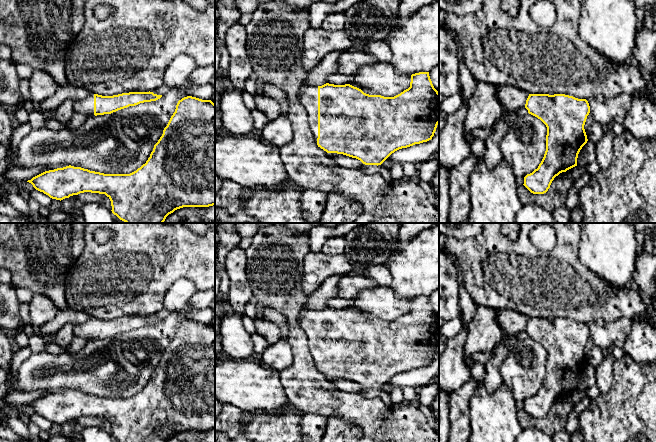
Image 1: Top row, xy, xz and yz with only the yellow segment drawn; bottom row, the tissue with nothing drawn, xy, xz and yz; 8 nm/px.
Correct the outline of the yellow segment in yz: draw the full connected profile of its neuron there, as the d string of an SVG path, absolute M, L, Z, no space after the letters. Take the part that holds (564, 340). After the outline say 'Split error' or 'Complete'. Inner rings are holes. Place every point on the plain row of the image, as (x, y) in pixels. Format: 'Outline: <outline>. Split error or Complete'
Outline: M498 310L496 319L507 338L525 331L547 351L544 381L523 408L533 418L544 418L556 400L577 390L578 378L588 365L584 349L589 327L565 318L529 318L514 310Z. Split error

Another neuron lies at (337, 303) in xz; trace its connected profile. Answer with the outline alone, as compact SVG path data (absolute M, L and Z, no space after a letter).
M331 298L328 300L327 307L334 308L334 309L345 309L349 308L353 305L353 301L351 299L345 298Z

